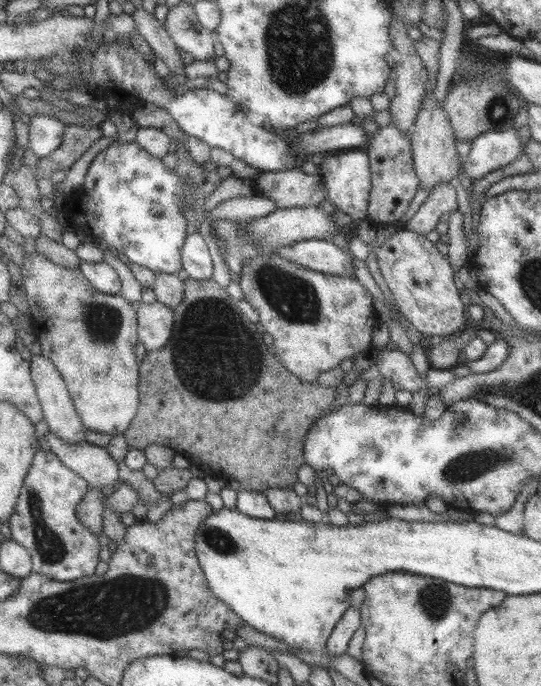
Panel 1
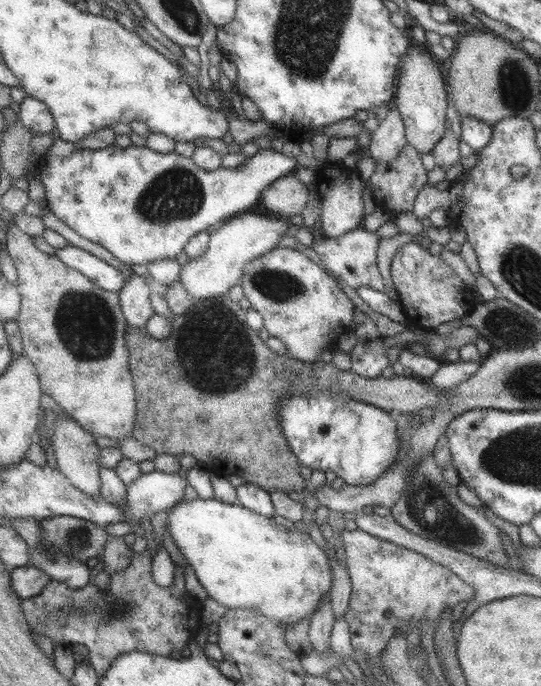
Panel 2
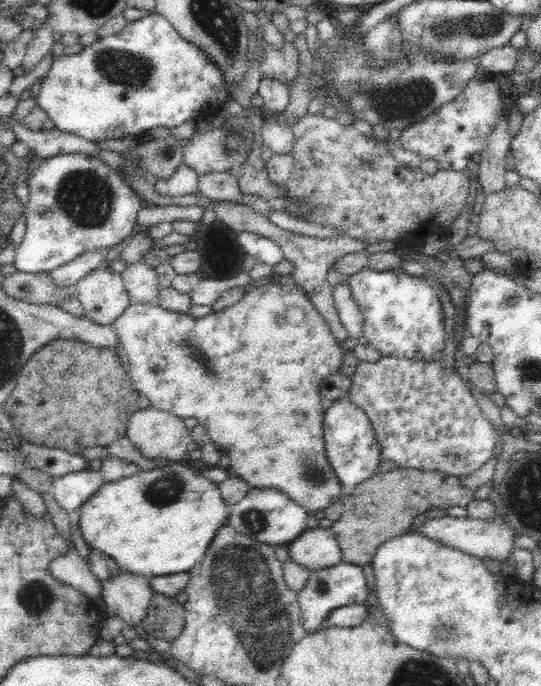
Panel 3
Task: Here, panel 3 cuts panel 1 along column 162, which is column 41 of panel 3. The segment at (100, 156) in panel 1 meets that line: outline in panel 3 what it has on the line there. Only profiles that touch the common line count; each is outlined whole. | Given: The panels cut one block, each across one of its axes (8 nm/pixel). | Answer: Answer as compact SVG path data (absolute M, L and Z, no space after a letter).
M76 153L58 154L58 156L45 158L40 166L38 166L38 170L32 174L27 186L30 190L30 201L28 202L26 211L26 234L20 244L16 247L14 258L14 264L20 272L34 274L50 273L59 266L68 264L68 262L74 260L74 258L79 257L80 254L88 250L111 248L114 244L122 242L122 240L132 232L134 225L137 224L136 217L138 216L138 210L141 209L140 198L138 197L137 192L124 181L124 178L116 170L112 169L96 156Z

